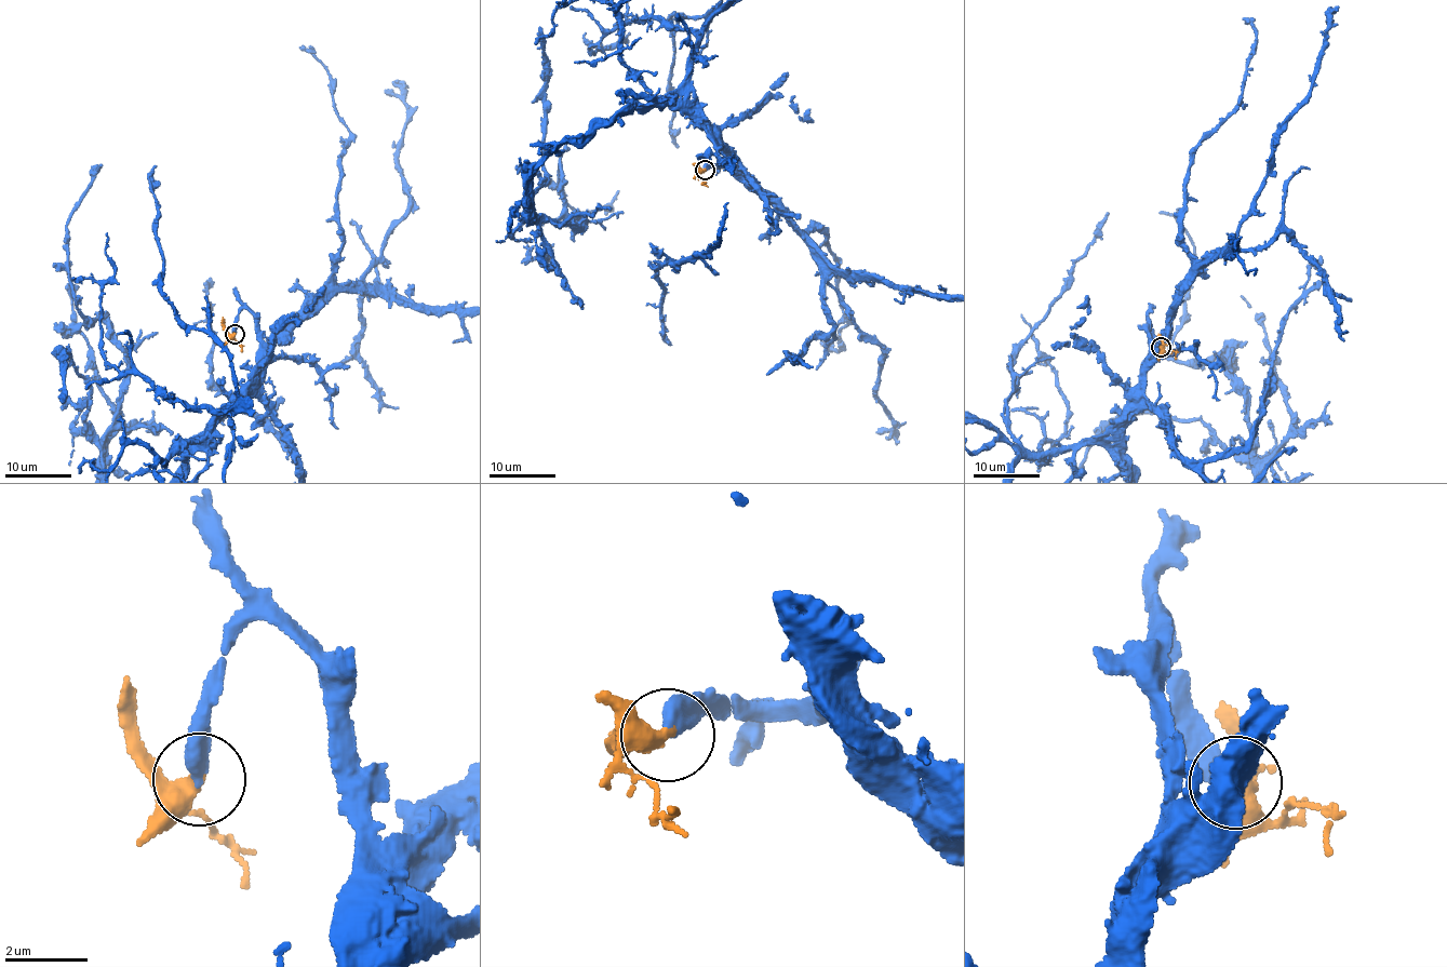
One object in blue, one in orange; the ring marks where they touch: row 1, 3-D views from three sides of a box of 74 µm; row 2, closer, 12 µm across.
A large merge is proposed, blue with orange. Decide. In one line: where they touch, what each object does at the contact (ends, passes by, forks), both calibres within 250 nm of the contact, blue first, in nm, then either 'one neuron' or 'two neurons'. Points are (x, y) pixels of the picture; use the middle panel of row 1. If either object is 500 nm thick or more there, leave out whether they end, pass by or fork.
place (705, 170); blue ends; orange passes by; calibres 480 and 340 nm; one neuron

